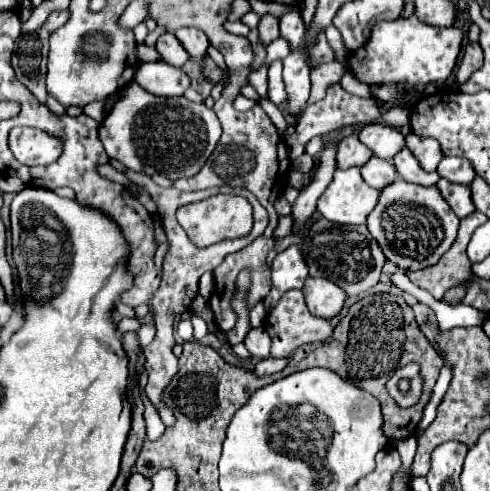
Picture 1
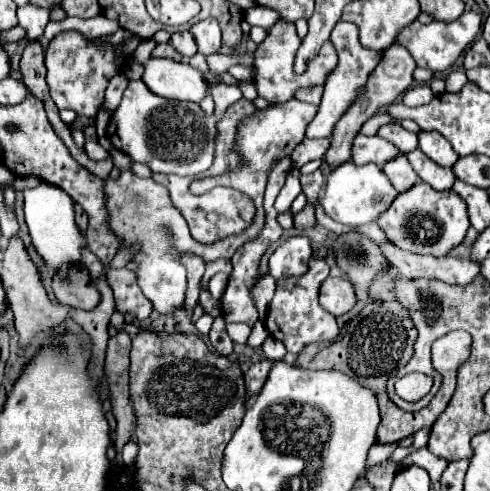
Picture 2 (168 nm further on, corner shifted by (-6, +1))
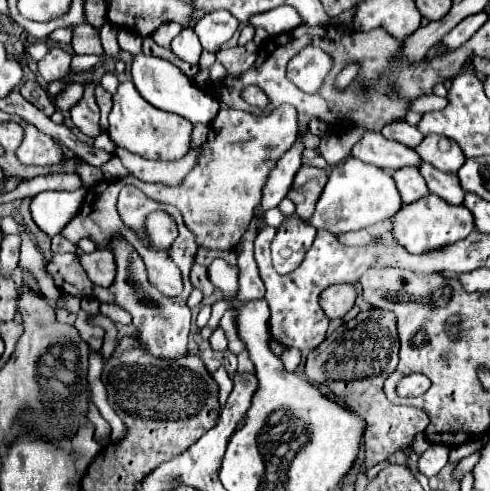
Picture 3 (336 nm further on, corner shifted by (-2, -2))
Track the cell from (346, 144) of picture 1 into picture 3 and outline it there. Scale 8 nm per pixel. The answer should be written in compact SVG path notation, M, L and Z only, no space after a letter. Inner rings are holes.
M366 132L352 148L352 156L362 162L374 164L384 170L398 170L404 166L420 166L422 160L414 148L408 148L396 140L384 138L380 132Z

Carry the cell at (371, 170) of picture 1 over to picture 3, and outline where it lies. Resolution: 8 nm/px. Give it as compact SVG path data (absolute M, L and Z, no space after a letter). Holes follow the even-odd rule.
M410 166L410 168L400 168L392 174L398 190L400 190L400 196L406 204L414 202L414 200L420 200L422 196L428 196L428 186L424 182L424 178L420 176L420 170L416 166Z

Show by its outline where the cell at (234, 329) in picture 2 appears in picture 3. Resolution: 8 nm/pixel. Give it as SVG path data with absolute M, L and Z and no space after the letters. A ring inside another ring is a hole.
M220 328L210 336L210 346L212 346L212 350L216 350L216 352L224 352L224 350L226 350L228 340L226 340L226 336L224 336L224 332L222 332Z

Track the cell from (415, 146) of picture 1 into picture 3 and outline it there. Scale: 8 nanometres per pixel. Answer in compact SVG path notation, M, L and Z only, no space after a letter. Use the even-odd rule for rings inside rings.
M440 134L426 136L414 150L420 154L424 162L432 164L442 172L452 172L452 174L458 172L466 160L460 146L454 140L444 138Z

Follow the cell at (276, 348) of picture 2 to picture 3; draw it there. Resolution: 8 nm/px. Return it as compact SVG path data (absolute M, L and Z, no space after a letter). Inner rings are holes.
M288 348L282 354L282 362L288 372L294 372L300 364L300 350L298 348Z

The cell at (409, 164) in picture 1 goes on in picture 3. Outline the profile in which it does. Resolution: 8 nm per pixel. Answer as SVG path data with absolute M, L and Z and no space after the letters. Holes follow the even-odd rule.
M426 162L420 166L420 174L424 176L424 180L426 180L432 194L444 198L450 204L462 204L464 202L466 192L462 190L456 174L440 172L440 170L436 170L434 166L430 166Z

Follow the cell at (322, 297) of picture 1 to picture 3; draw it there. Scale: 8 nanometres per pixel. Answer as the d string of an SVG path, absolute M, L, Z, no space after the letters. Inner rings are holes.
M336 284L320 294L320 306L330 320L344 318L352 310L356 296L358 292L352 284Z

